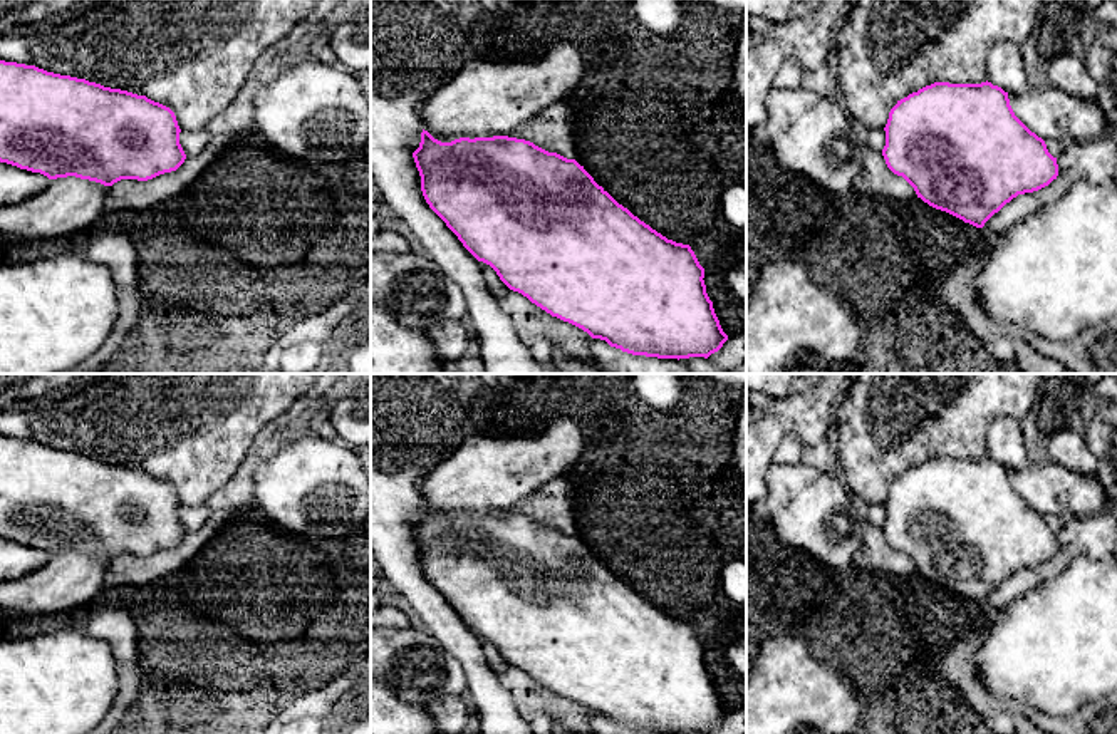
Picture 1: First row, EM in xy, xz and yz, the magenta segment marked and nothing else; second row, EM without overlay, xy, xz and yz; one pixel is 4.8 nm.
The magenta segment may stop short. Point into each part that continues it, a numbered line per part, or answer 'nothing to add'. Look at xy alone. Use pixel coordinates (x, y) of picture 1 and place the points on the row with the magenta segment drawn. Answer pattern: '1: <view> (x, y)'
nothing to add

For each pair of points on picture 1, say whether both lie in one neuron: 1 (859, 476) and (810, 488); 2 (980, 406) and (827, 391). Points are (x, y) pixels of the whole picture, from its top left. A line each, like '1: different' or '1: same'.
1: different
2: different

